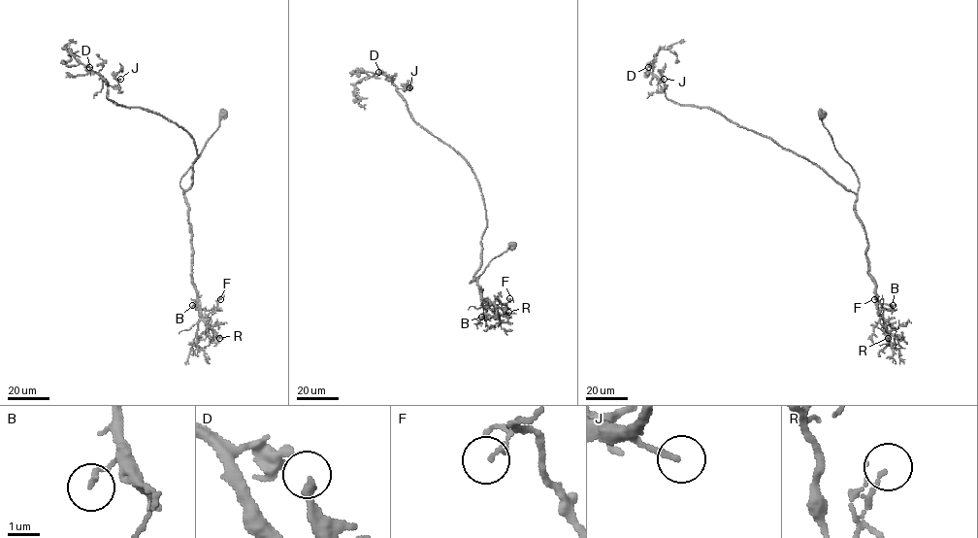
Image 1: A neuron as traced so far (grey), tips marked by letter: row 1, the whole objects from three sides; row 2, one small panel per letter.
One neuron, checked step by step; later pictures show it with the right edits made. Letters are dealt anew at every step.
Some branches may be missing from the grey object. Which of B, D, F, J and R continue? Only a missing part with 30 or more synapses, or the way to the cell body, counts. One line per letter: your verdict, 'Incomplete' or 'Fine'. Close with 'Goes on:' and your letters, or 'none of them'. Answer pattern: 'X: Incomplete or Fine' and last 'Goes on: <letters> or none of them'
B: Fine
D: Fine
F: Fine
J: Incomplete
R: Fine
Goes on: J

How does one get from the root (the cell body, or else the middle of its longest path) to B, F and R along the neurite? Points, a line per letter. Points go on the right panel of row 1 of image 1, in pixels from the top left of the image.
B: (823, 115), (823, 126), (859, 183), (855, 214), (866, 235), (869, 276), (877, 299), (893, 305)
F: (823, 115), (823, 126), (859, 183), (855, 214), (866, 235), (869, 276), (882, 318), (881, 304), (874, 299)
R: (823, 115), (823, 126), (859, 183), (855, 214), (866, 235), (876, 326), (888, 344), (888, 338)

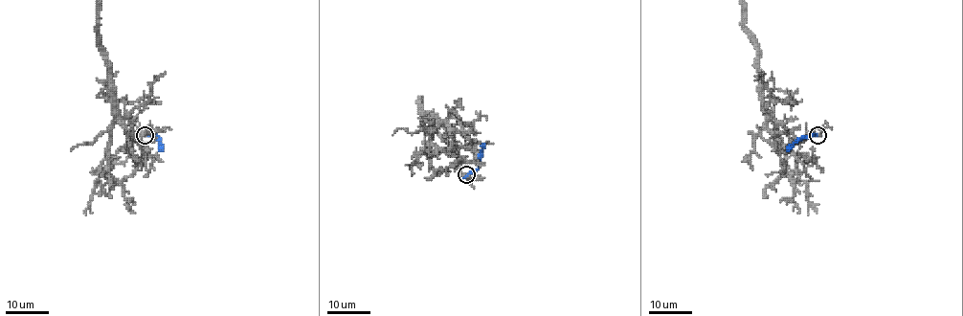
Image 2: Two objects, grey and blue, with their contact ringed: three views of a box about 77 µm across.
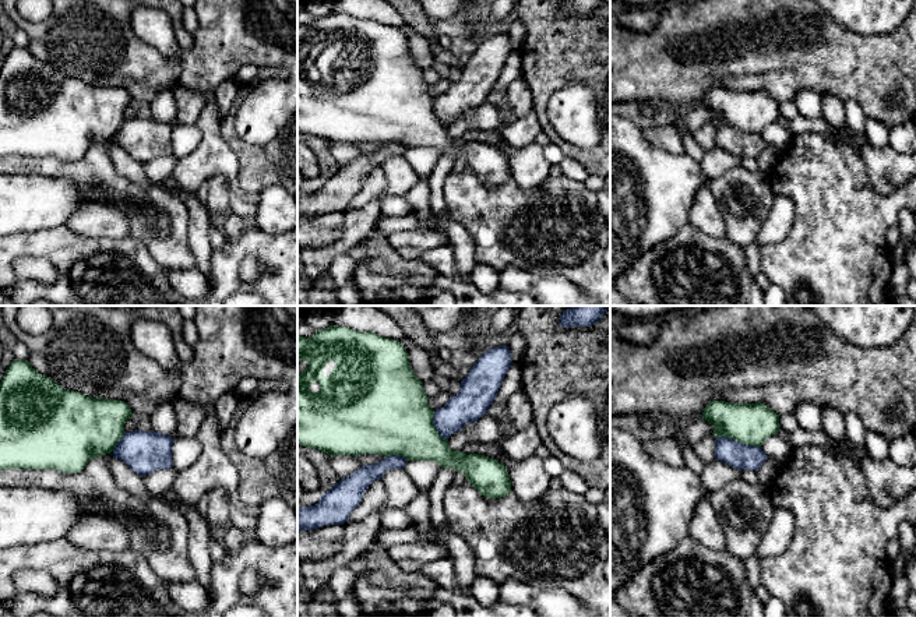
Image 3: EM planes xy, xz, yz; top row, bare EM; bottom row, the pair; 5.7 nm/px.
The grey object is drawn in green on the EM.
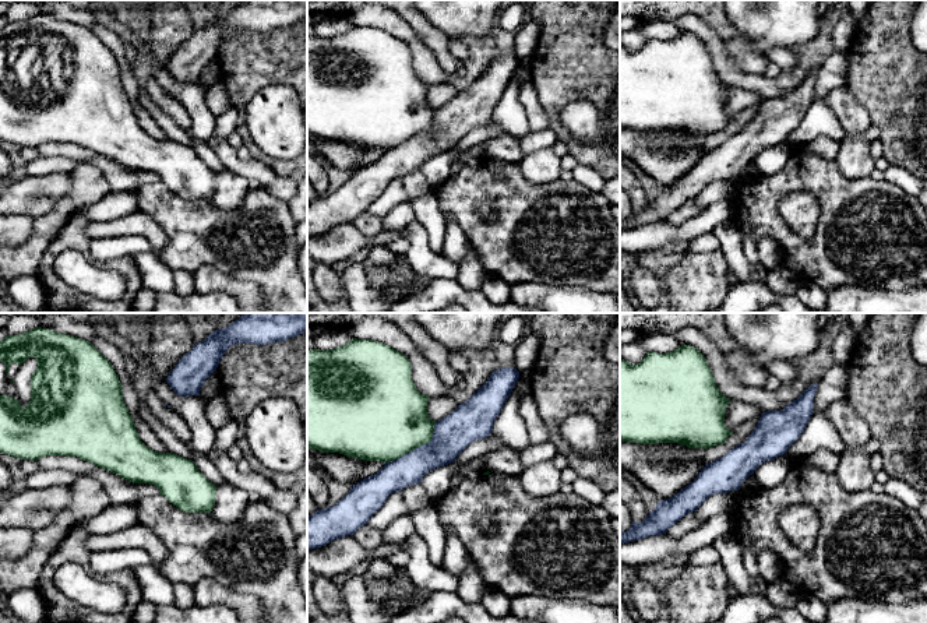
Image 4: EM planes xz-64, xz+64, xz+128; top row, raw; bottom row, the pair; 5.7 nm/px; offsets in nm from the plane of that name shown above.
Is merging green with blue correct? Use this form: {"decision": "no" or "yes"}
{"decision": "no"}

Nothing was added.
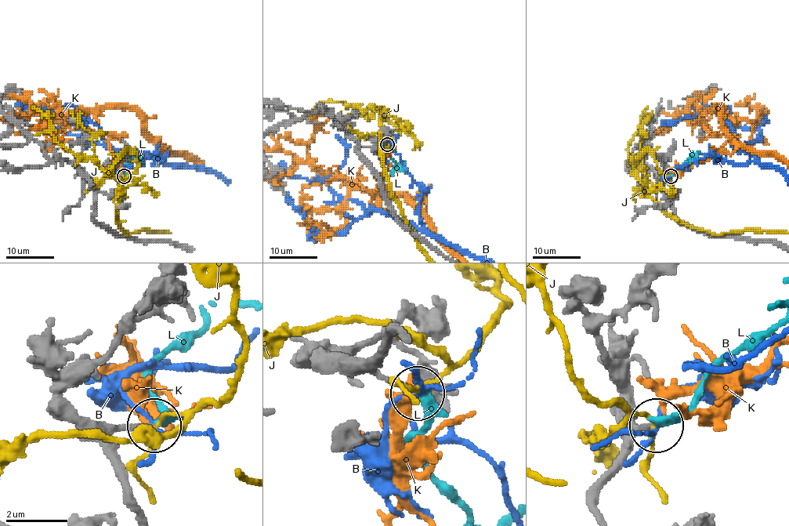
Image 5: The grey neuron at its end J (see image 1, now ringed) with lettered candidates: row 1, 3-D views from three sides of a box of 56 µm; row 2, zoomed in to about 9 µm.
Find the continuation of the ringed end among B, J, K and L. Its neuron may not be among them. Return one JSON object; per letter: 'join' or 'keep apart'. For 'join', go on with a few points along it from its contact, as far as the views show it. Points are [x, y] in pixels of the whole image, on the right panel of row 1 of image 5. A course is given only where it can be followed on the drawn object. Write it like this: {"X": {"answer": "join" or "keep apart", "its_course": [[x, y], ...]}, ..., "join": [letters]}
{"B": {"answer": "keep apart"}, "J": {"answer": "keep apart"}, "K": {"answer": "keep apart"}, "L": {"answer": "join", "its_course": [[670, 175], [695, 155], [702, 153]]}, "join": ["L"]}

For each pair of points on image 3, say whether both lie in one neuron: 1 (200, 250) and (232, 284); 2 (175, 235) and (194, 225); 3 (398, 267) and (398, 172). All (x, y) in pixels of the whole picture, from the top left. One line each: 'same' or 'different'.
1: different
2: different
3: different

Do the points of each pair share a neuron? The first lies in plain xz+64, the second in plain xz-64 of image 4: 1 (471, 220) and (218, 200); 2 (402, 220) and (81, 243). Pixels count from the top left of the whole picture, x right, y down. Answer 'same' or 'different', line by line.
1: different
2: different

